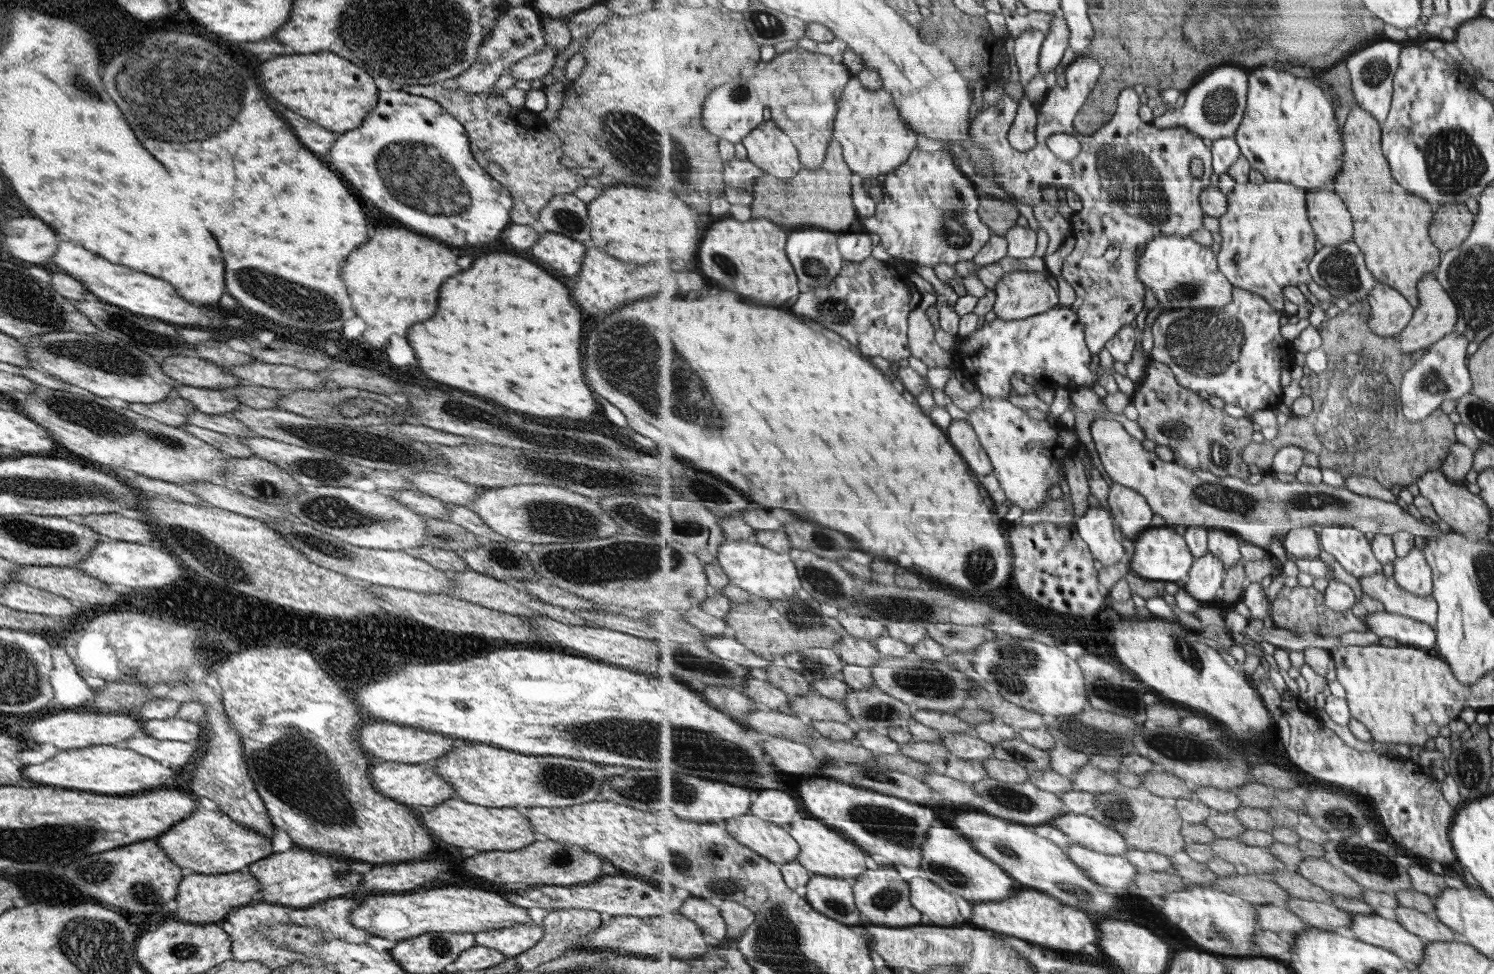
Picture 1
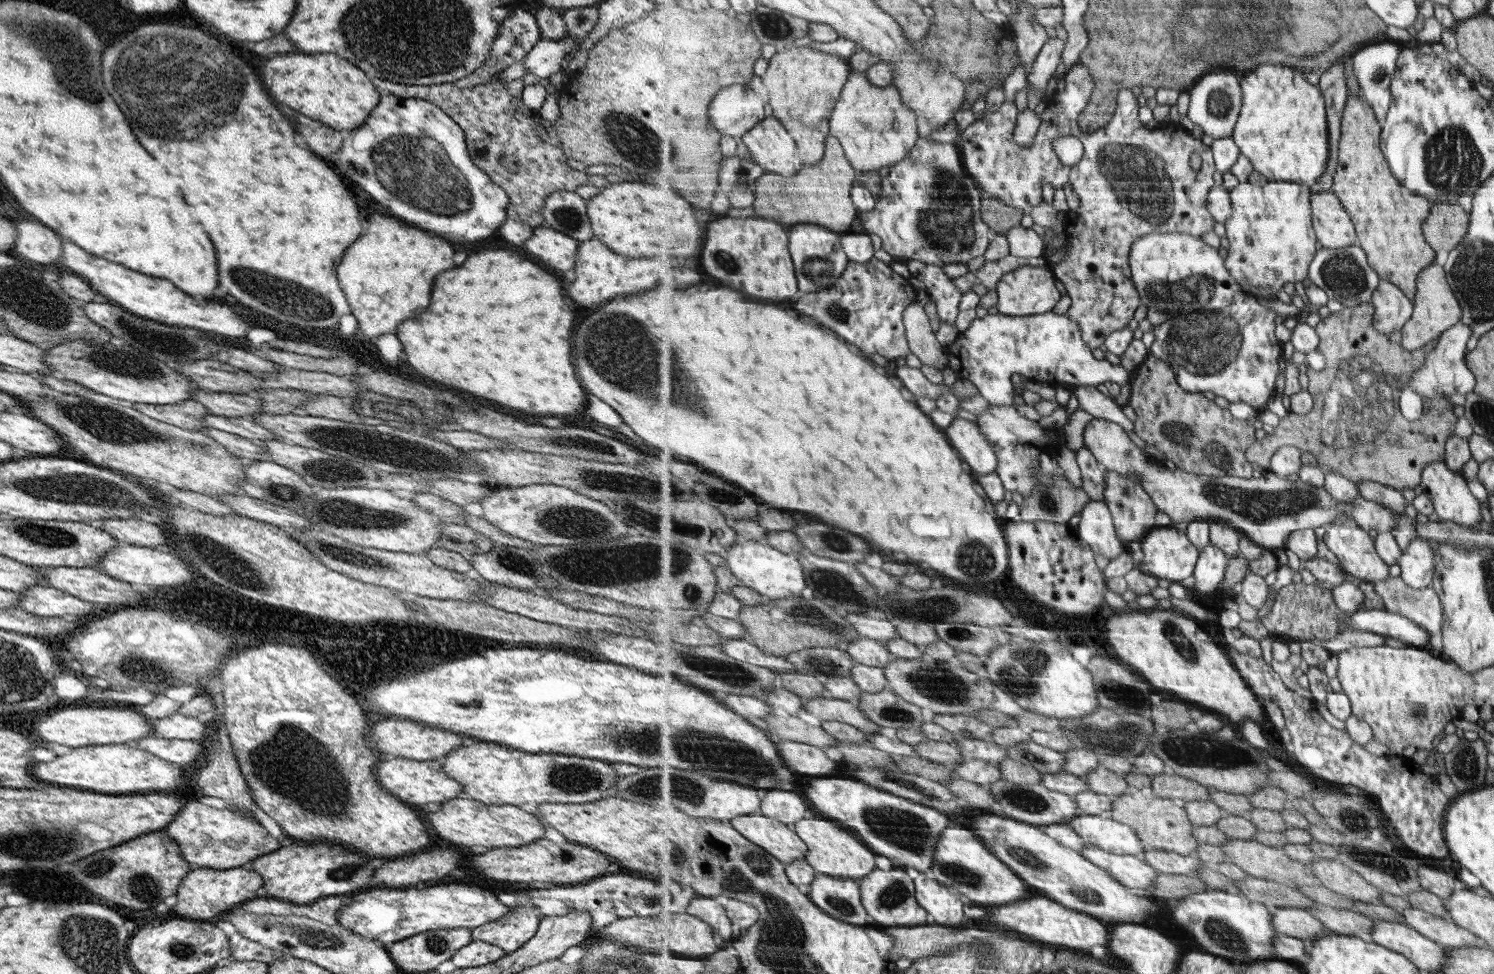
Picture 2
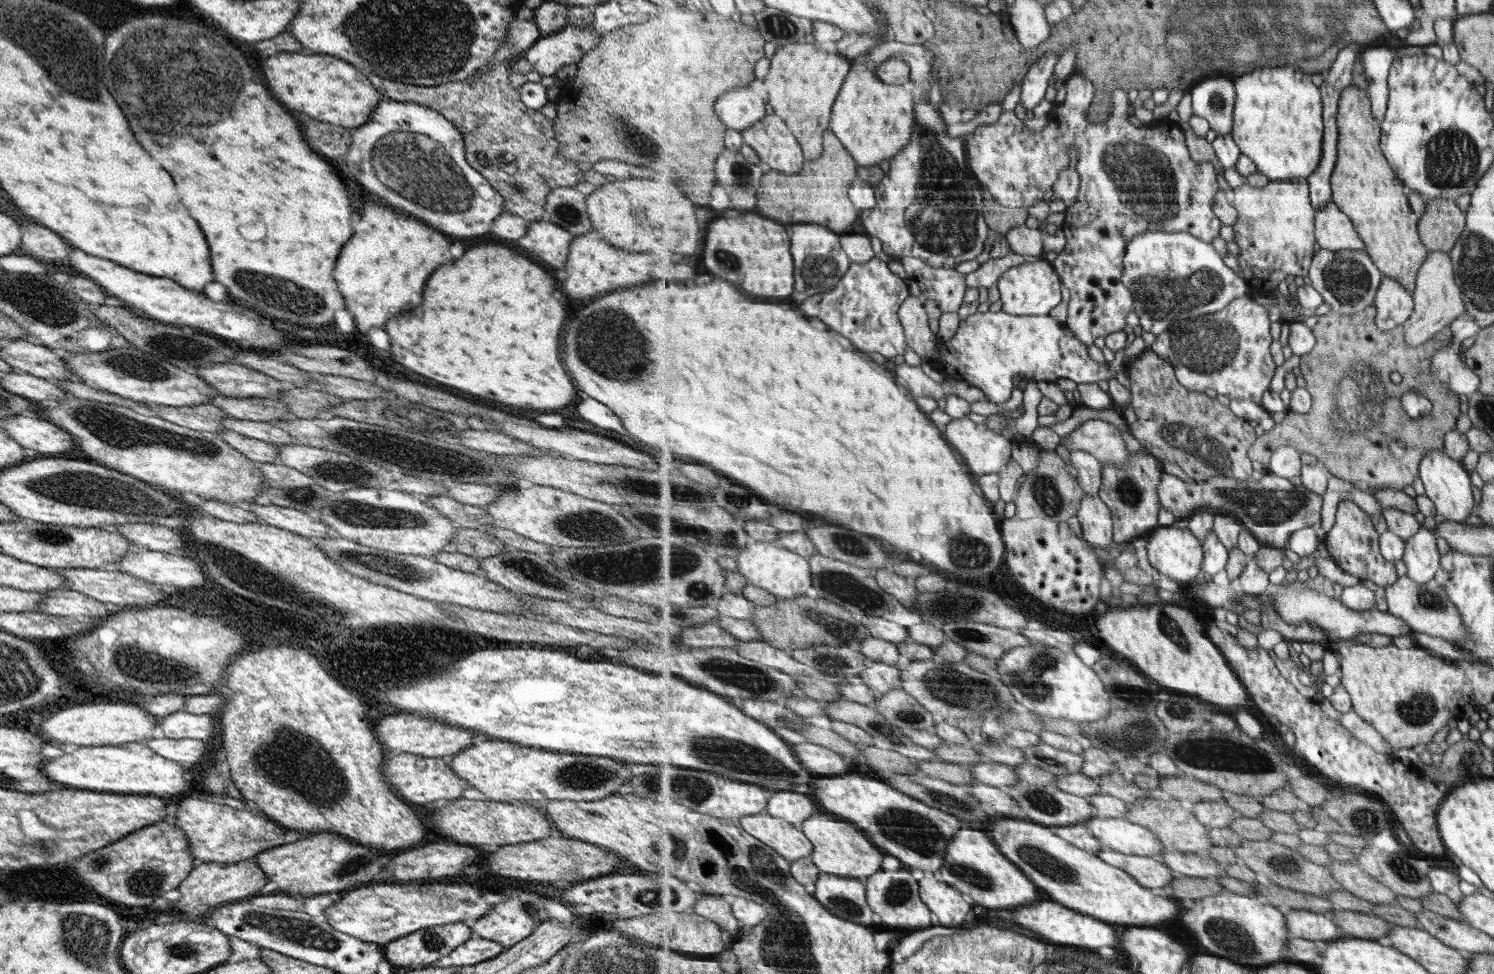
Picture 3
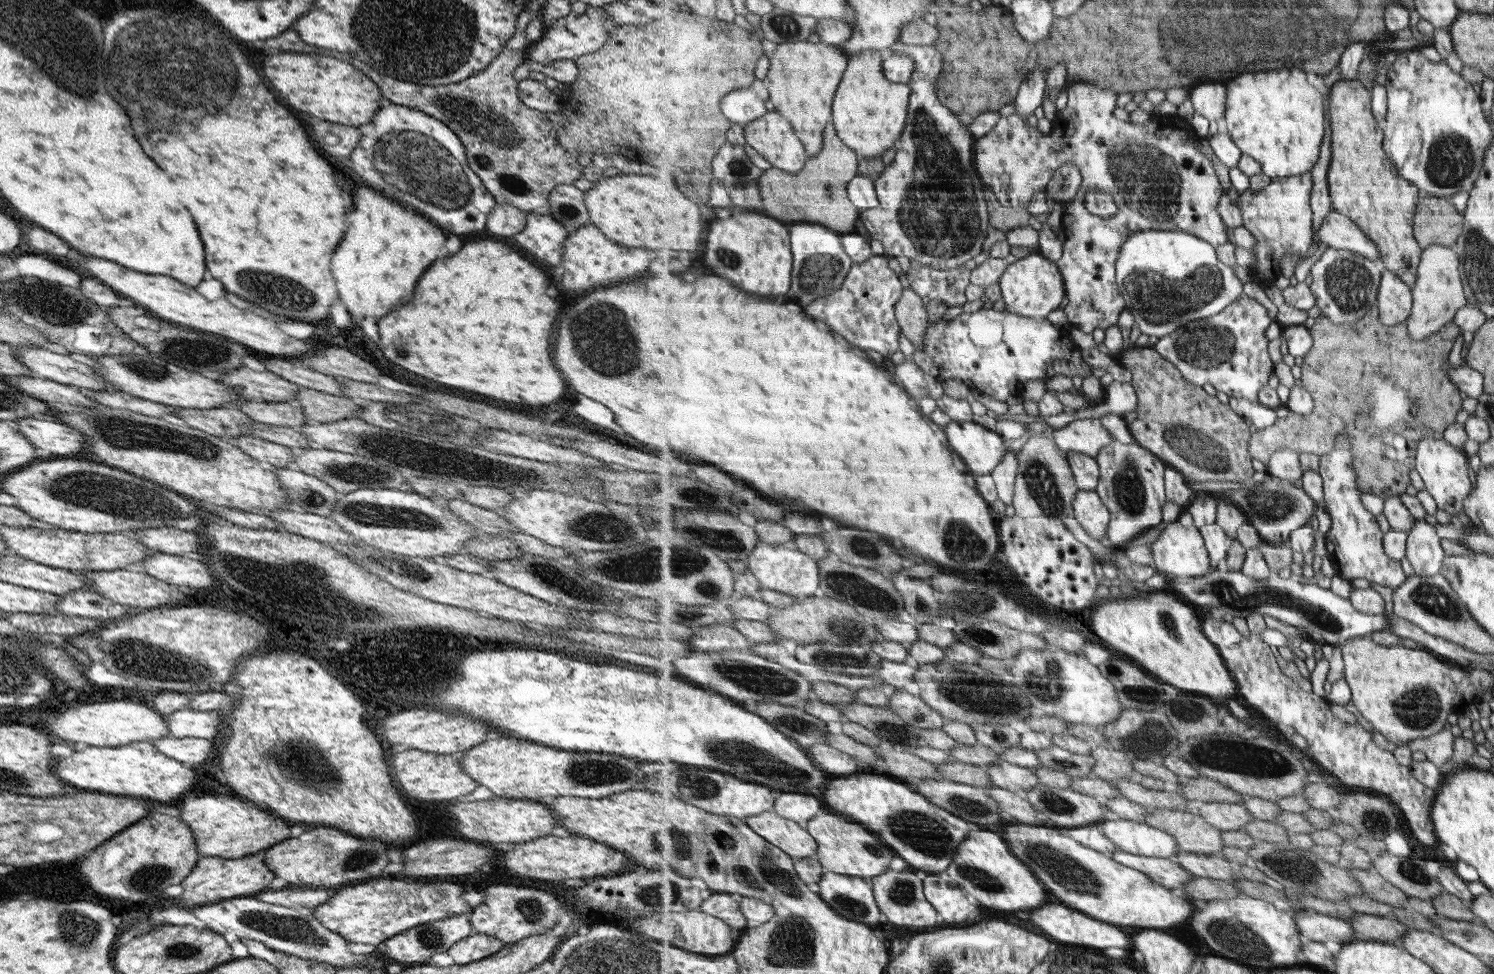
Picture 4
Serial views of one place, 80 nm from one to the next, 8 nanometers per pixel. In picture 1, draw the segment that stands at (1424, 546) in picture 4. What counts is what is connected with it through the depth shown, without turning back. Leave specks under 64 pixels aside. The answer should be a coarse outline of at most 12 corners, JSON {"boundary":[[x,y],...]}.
{"boundary":[[1423,549],[1393,563],[1395,582],[1433,596],[1434,574]]}

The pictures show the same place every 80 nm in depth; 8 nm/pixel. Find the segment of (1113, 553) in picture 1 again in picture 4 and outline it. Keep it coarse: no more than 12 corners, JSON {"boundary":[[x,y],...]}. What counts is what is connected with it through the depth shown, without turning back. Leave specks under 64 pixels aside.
{"boundary":[[1080,490],[1074,518],[1095,540],[1112,513],[1097,490]]}

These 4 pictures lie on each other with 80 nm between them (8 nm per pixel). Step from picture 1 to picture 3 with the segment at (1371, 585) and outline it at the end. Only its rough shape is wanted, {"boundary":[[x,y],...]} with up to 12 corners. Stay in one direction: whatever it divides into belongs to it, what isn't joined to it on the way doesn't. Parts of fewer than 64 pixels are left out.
{"boundary":[[1405,574],[1385,586],[1388,612],[1413,631],[1453,643],[1469,637],[1437,579]]}

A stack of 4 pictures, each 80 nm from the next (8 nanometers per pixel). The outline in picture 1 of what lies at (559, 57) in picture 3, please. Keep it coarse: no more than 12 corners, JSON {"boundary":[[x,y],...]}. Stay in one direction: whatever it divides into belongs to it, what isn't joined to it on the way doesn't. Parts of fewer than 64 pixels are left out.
{"boundary":[[547,45],[507,68],[516,80],[541,79],[550,73],[554,46]]}

